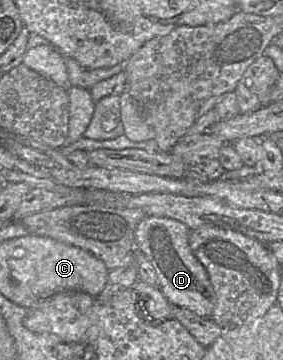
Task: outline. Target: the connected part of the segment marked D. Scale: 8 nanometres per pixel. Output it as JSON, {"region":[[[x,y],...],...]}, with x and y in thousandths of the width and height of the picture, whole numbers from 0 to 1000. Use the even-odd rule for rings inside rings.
{"region":[[[512,600],[477,642],[477,692],[541,736],[558,800],[611,847],[746,883],[753,864],[749,792],[724,742],[668,683],[675,639],[650,619],[590,603]]]}

